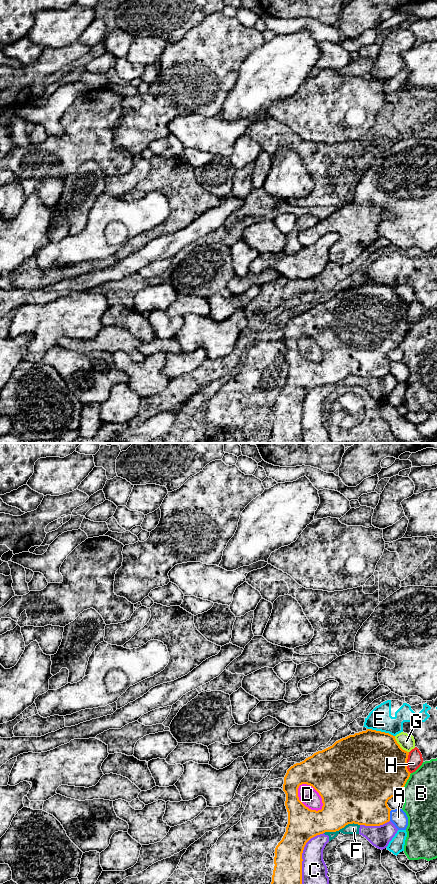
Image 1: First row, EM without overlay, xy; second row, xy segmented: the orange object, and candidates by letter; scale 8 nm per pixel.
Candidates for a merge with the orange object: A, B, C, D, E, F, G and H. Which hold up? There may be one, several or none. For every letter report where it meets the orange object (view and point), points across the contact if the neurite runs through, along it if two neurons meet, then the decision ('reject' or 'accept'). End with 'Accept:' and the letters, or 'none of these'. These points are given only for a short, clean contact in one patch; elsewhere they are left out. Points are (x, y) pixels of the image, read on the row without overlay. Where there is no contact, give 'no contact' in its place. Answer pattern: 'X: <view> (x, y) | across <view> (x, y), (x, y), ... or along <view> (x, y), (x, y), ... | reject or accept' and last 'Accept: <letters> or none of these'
A: xy (389, 367) | reject
B: xy (405, 335) | reject
C: xy (301, 410) | reject
D: xy (318, 344) | reject
E: xy (380, 283) | reject
F: xy (341, 380) | reject
G: xy (399, 297) | reject
H: xy (406, 315) | reject
Accept: none of these

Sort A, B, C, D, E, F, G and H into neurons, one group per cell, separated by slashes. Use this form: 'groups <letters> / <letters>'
groups A / B / C D F / E / G / H

